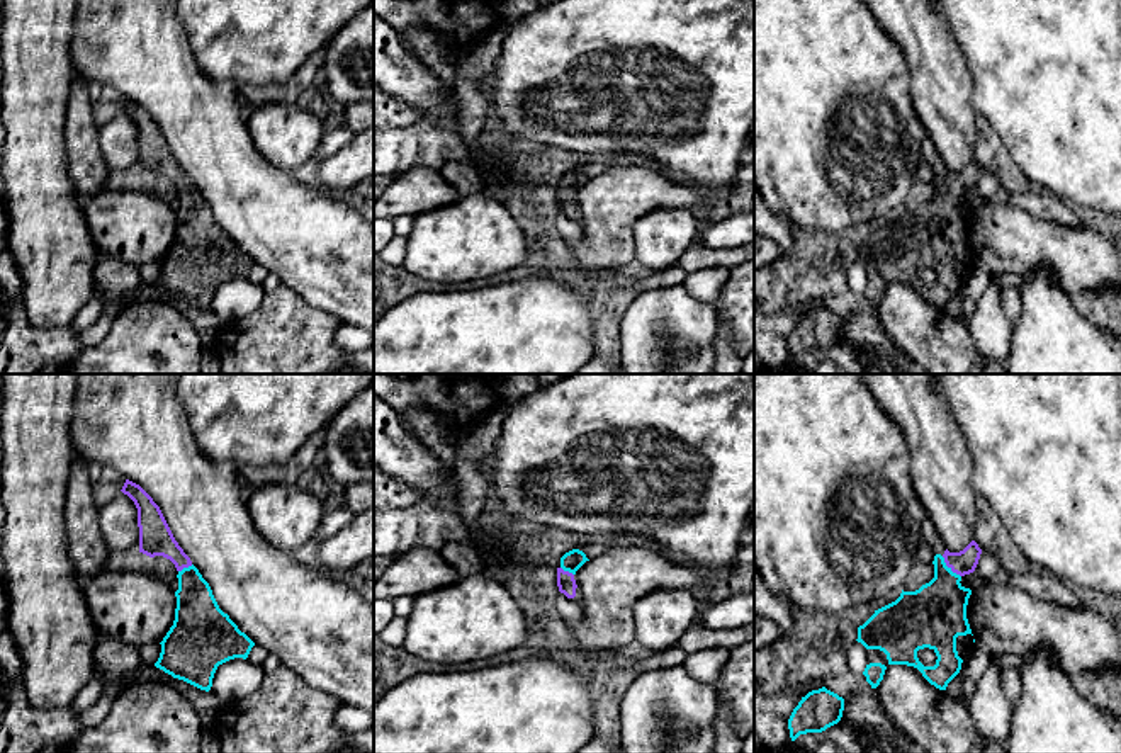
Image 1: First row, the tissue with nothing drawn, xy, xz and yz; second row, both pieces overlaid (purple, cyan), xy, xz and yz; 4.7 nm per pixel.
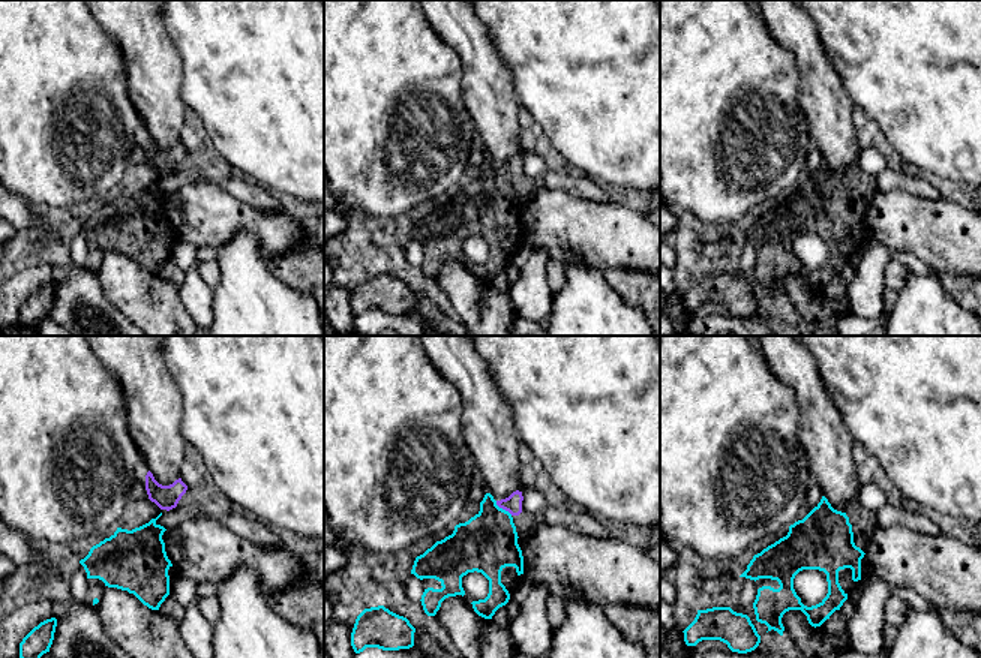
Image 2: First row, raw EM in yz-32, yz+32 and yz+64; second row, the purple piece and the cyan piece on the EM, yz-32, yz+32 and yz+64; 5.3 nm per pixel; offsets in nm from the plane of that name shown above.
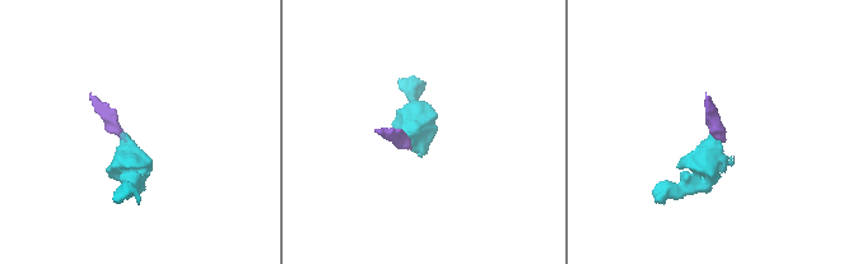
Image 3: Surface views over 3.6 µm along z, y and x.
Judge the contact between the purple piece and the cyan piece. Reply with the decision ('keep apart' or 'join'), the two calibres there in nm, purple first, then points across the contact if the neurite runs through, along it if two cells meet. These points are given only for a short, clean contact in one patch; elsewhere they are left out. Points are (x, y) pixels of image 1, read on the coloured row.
join; calibres 120 and 300 nm; way yz (965, 561), (950, 566), (943, 600), (935, 616)

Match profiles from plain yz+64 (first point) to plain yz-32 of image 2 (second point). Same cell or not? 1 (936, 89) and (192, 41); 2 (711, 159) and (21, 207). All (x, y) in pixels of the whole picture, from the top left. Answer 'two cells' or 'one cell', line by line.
1: one cell
2: two cells

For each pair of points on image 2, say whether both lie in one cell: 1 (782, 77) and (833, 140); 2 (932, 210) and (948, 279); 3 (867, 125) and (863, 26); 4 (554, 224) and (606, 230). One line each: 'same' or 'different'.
1: different
2: different
3: different
4: same

